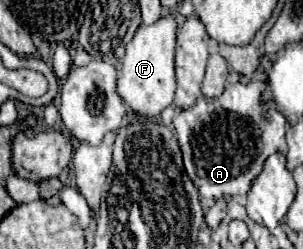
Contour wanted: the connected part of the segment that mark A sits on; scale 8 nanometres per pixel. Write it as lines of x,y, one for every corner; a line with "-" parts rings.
234,83
216,99
198,99
192,109
184,109
174,117
174,131
184,155
188,177
206,199
230,199
232,195
246,195
254,177
272,153
286,153
286,119
276,109
260,105
266,83

